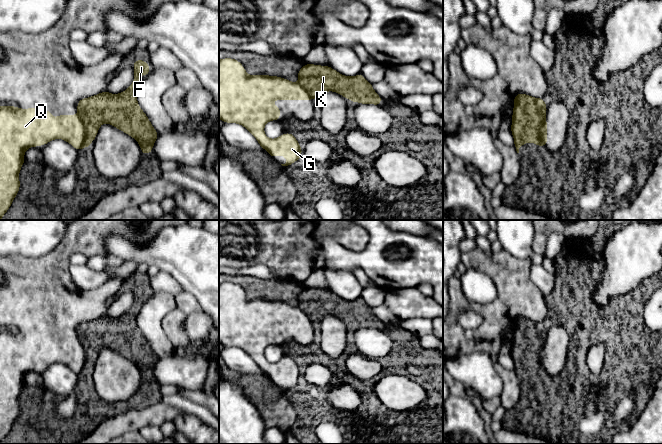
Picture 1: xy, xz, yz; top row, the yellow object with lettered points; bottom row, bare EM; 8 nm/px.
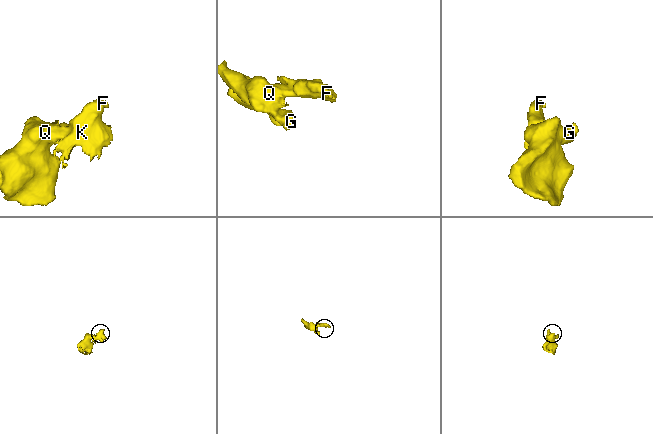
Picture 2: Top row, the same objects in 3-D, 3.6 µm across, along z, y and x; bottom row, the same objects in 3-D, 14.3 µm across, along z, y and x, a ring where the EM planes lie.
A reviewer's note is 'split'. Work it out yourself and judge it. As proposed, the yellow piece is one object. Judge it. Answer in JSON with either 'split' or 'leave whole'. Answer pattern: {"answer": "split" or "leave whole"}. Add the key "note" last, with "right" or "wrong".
{"answer": "split", "note": "right"}

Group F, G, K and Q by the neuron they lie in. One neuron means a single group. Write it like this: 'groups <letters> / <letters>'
groups F K / G Q

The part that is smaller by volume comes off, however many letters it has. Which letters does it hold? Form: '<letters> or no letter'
F, K

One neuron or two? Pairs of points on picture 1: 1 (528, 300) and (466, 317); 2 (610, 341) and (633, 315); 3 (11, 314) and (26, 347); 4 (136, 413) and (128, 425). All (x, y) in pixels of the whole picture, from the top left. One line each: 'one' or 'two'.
1: two
2: one
3: one
4: one

